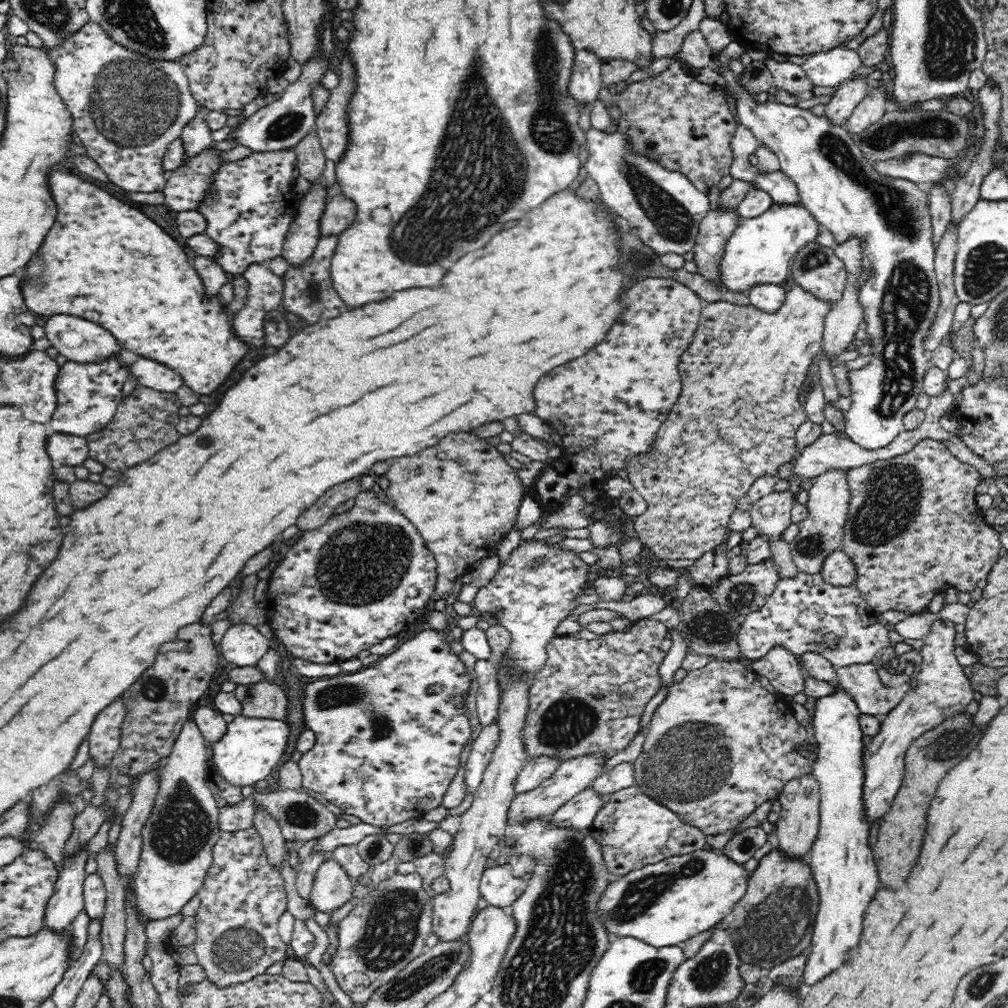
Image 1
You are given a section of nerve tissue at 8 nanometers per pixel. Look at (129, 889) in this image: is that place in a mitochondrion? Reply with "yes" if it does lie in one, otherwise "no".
no

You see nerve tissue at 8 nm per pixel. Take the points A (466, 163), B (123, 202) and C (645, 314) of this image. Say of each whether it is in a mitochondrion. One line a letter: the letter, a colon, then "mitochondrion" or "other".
A: mitochondrion
B: other
C: other

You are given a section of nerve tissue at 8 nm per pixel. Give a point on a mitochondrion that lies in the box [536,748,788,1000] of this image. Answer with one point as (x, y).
(646, 891)

